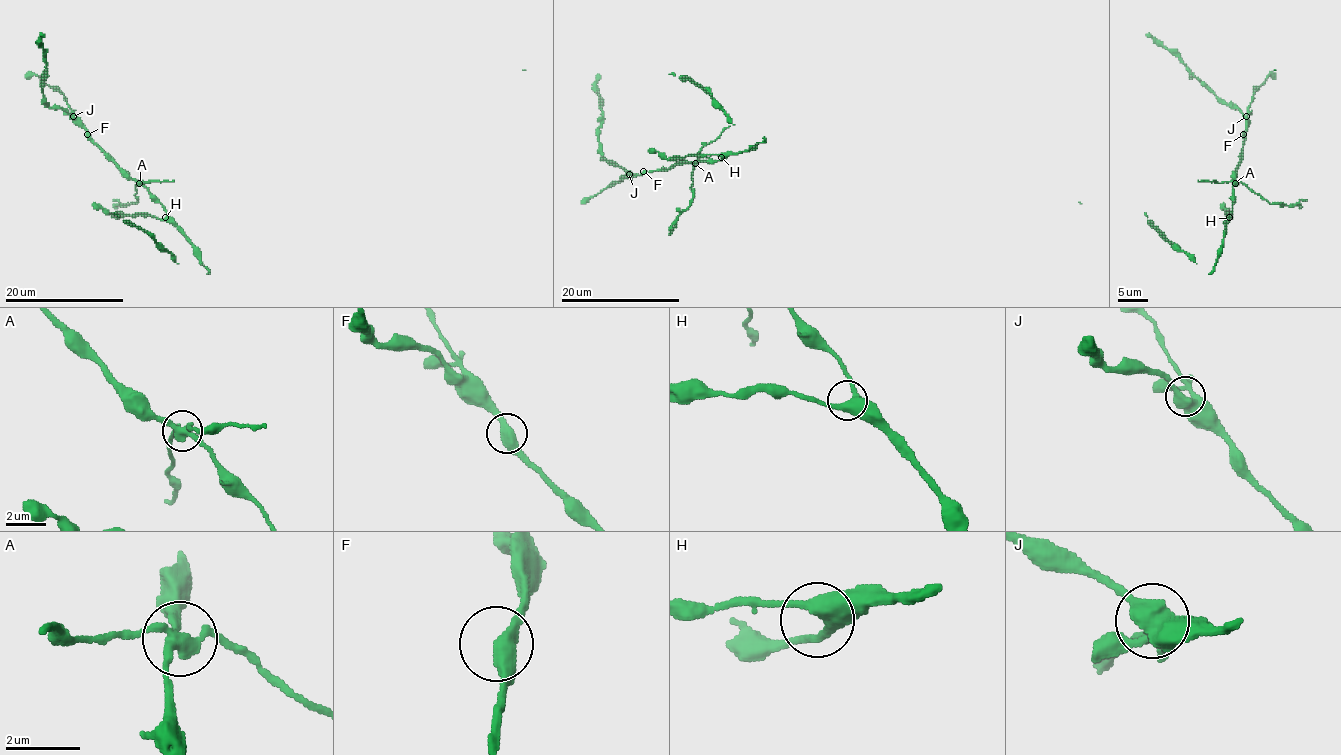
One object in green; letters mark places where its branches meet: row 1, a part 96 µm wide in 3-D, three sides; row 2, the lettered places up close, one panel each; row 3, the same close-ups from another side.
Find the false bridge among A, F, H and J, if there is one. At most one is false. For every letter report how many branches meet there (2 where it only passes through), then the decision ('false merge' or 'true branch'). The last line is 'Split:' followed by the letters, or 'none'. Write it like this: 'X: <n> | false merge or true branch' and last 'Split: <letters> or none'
A: 4 | false merge
F: 2 | true branch
H: 3 | true branch
J: 3 | true branch
Split: A

